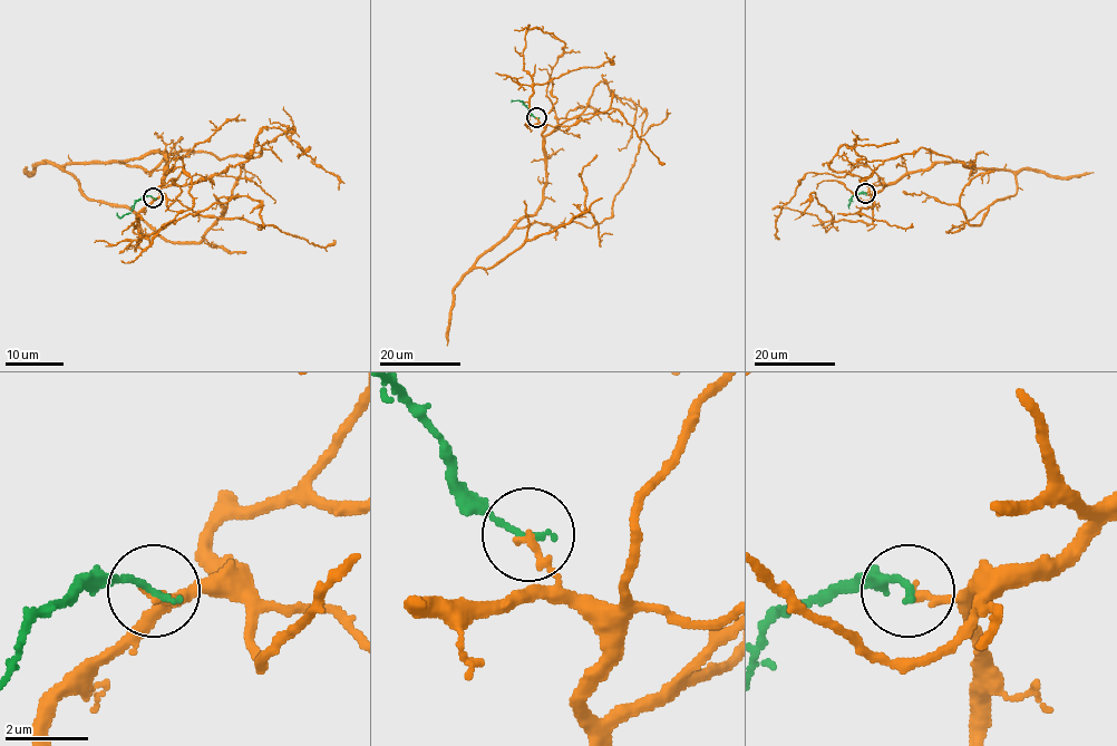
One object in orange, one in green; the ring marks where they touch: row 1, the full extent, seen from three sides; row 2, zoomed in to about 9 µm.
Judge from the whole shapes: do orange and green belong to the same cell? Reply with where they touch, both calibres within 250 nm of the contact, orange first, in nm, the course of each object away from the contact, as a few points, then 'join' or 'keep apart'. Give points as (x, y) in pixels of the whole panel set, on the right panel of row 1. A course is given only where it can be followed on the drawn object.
at (865, 193); 190 nm thick on the orange side, 170 nm on the other; orange runs (866, 194), (940, 162), (1004, 168), (1014, 174), (1016, 193), (997, 199), (971, 224), (959, 206), (902, 191); green runs (866, 194), (855, 194), (850, 204); keep apart

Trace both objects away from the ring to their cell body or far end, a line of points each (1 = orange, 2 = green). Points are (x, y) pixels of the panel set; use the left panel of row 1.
1: (153, 197), (161, 153), (65, 167), (171, 241), (198, 241), (215, 196), (239, 193)
2: (153, 197), (139, 197), (132, 211), (122, 216), (117, 212)

